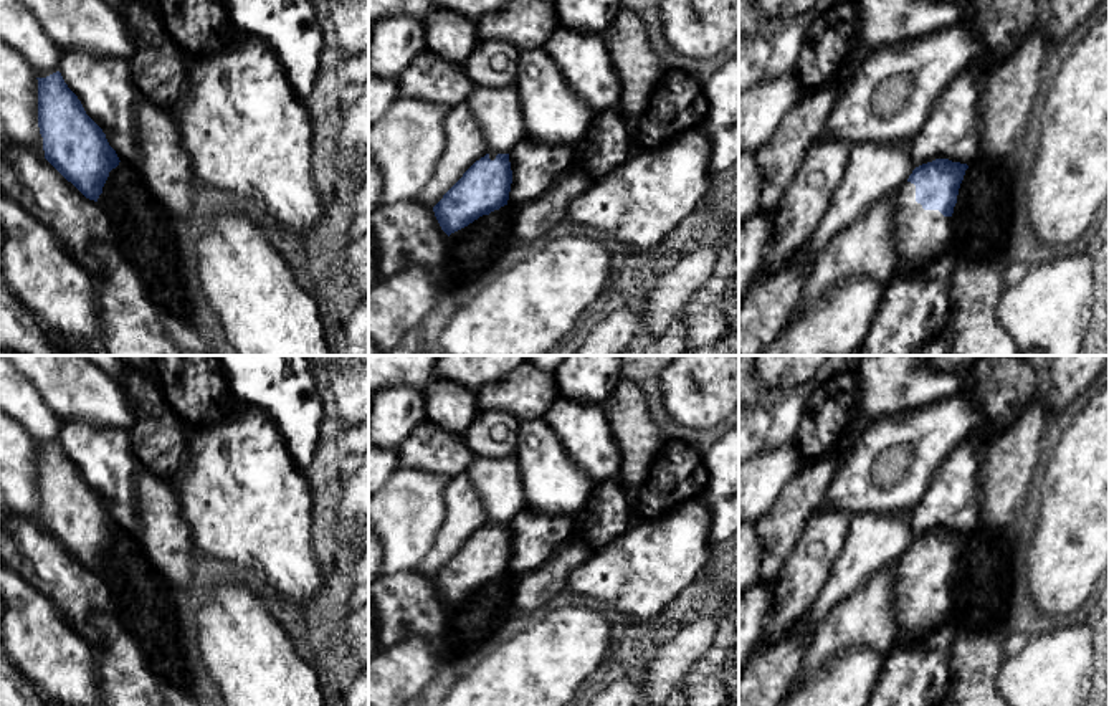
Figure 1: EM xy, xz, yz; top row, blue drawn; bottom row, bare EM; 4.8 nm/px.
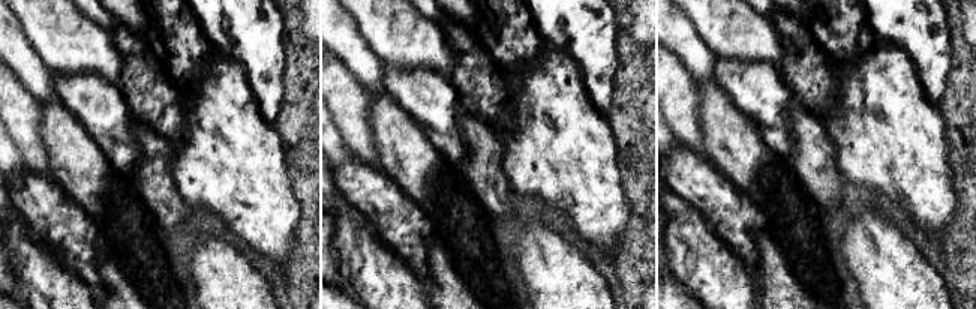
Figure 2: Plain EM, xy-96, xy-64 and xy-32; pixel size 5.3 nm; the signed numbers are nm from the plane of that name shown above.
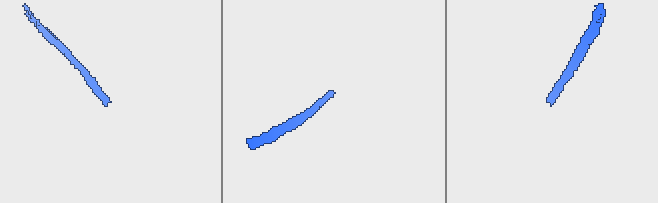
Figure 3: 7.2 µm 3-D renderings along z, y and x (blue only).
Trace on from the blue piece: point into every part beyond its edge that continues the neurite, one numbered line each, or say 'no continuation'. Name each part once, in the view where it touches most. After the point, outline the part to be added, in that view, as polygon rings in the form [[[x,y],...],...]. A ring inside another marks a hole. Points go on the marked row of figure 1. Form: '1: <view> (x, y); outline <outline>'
1: yz (923, 235); outline [[[906,182],[896,195],[894,208],[899,261],[896,273],[919,273],[949,246],[952,217],[924,210],[916,202],[916,185]],[[894,273],[894,274],[896,274]]]

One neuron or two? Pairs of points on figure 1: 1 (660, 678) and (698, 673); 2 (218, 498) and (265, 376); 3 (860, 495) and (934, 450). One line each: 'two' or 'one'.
1: two
2: two
3: one

